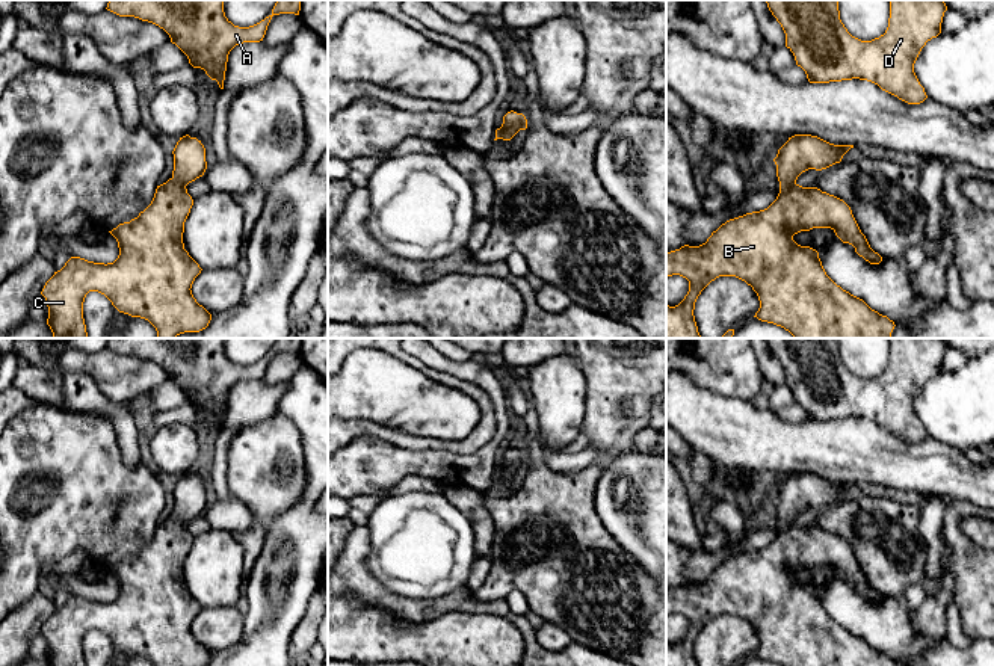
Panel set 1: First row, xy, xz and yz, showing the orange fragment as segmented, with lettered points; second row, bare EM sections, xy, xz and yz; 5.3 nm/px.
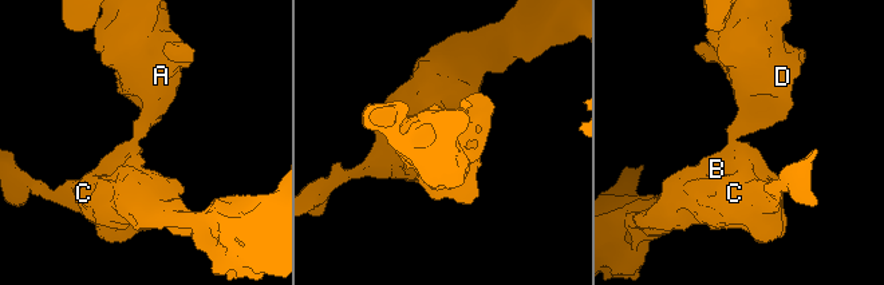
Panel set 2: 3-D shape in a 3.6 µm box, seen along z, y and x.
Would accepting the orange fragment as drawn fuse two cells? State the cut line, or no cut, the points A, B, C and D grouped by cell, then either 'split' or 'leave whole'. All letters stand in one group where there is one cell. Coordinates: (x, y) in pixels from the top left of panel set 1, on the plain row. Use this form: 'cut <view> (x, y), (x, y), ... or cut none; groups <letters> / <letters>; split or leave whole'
cut none; groups A B C D; leave whole

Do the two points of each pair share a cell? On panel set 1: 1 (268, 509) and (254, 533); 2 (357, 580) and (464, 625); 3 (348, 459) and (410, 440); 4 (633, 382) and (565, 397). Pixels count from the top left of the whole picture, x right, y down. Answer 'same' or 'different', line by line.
1: different
2: different
3: different
4: different

